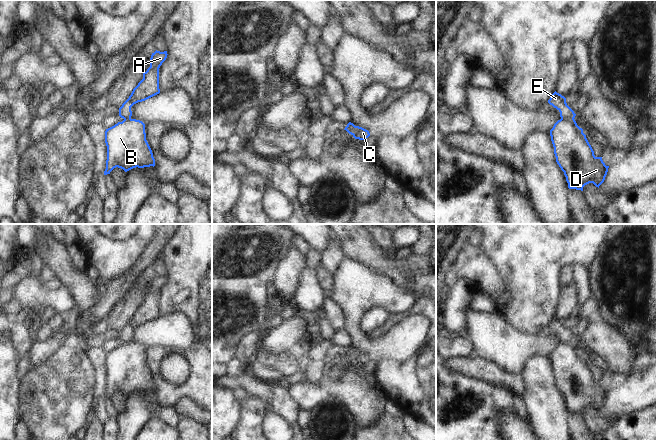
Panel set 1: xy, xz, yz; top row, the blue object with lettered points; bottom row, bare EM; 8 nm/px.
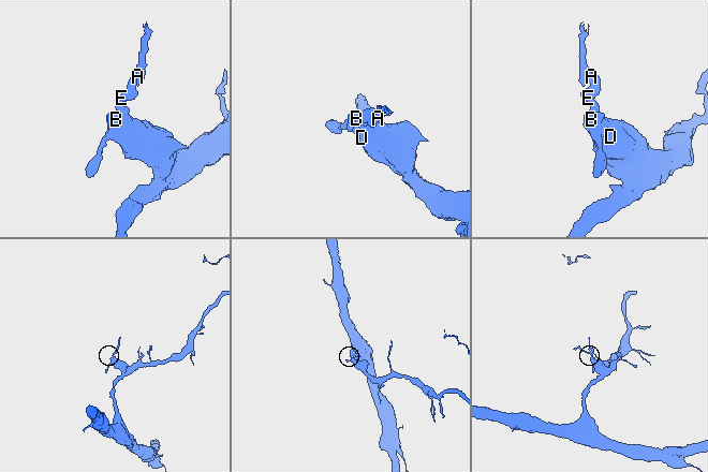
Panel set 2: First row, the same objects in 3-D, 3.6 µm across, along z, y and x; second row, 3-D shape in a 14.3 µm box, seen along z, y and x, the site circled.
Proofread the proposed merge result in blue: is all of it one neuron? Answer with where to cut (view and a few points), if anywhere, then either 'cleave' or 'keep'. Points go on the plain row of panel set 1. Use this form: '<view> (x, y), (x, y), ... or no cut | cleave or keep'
yz (573, 341), (561, 343) | cleave

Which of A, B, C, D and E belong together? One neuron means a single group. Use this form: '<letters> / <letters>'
A E / B C D

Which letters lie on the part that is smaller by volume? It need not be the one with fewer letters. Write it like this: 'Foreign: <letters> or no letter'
Foreign: A, E.

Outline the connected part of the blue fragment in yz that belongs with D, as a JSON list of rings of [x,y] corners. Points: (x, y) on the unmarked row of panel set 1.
[[[574,342],[560,343],[550,354],[551,365],[554,371],[556,386],[564,396],[569,413],[583,415],[583,411],[593,407],[596,411],[604,406],[609,390],[606,390],[602,381],[596,381],[589,368],[583,353]]]

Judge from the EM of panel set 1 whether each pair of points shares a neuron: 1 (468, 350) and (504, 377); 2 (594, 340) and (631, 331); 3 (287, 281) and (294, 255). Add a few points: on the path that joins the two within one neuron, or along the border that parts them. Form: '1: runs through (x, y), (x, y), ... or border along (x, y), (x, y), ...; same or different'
1: border along (478, 356), (453, 358); different
2: border along (604, 320), (615, 329), (620, 330), (638, 351); different
3: runs through (287, 275), (294, 261); same

